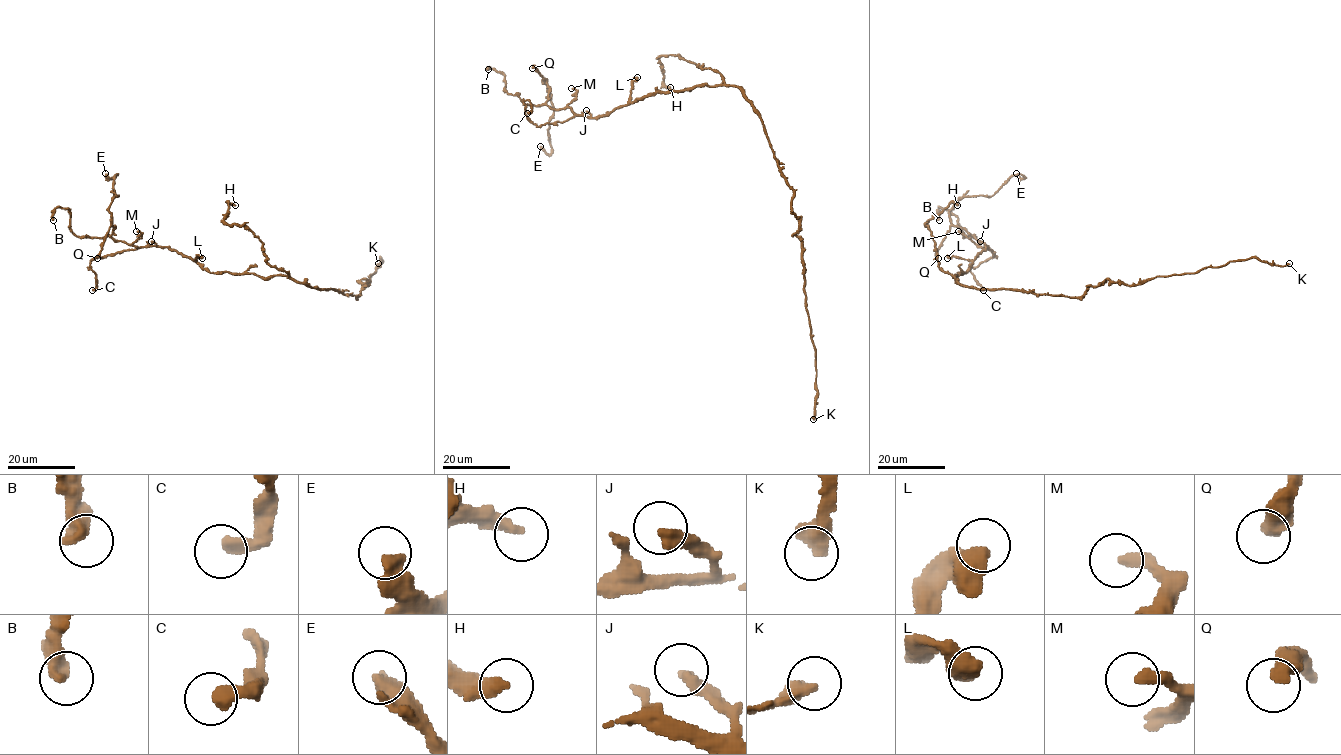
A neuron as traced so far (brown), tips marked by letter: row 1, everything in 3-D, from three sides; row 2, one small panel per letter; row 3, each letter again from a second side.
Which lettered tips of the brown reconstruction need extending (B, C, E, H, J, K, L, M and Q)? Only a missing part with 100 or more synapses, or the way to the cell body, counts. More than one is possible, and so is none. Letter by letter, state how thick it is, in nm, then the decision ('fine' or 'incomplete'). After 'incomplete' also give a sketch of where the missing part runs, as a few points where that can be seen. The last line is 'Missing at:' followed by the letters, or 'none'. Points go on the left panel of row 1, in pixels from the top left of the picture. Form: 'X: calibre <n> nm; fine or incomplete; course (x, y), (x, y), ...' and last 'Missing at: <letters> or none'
B: calibre 480 nm; fine
C: calibre 360 nm; fine
E: calibre 480 nm; fine
H: calibre 360 nm; fine
J: calibre 380 nm; fine
K: calibre 460 nm; incomplete
L: calibre 550 nm; fine
M: calibre 360 nm; fine
Q: calibre 400 nm; fine
Missing at: K

